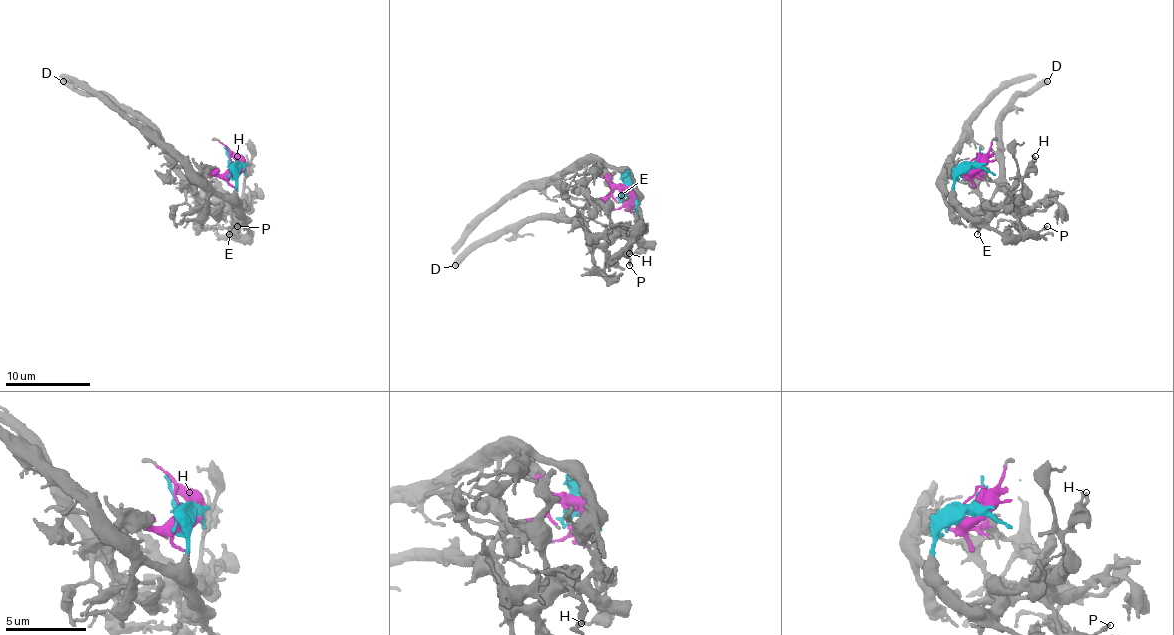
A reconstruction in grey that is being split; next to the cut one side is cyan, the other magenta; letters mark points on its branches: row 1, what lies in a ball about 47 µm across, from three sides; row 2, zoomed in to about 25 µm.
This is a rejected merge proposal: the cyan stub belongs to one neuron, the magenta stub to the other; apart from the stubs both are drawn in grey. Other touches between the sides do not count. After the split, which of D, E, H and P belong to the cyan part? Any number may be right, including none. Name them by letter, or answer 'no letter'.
E, P

